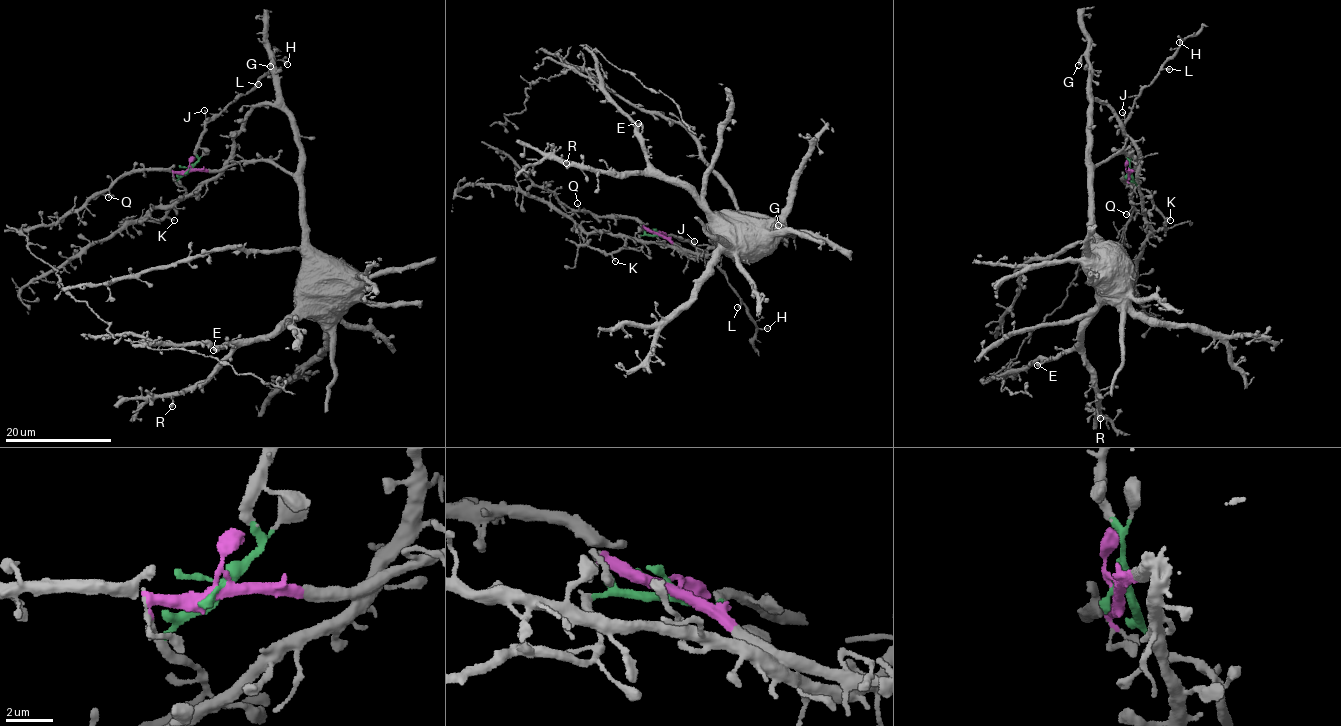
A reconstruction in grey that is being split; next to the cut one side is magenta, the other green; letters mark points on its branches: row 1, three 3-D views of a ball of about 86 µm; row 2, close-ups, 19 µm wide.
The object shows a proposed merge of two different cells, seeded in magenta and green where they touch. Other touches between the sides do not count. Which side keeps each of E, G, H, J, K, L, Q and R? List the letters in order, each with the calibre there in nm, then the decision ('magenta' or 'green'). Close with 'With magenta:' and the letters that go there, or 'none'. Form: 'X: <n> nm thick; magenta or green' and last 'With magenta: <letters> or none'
E: 480 nm thick; magenta
G: 500 nm thick; magenta
H: 400 nm thick; green
J: 140 nm thick; green
K: 200 nm thick; green
L: 360 nm thick; green
Q: 180 nm thick; magenta
R: 420 nm thick; magenta
With magenta: E, G, Q, R

